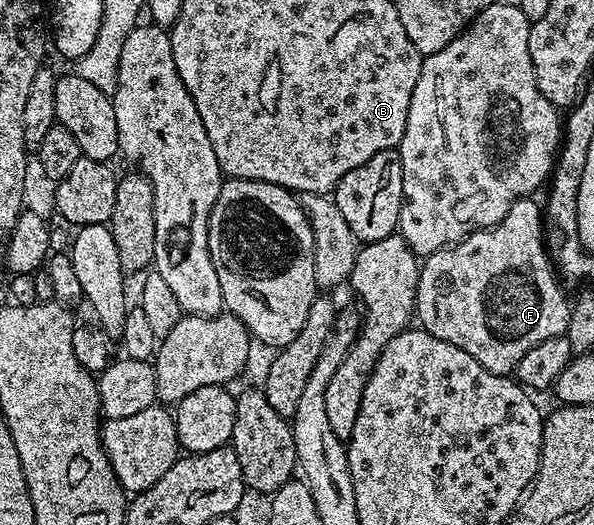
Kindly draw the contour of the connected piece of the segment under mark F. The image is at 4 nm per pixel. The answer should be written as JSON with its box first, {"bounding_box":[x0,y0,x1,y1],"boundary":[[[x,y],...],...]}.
{"bounding_box":[414,198,570,376],"boundary":[[[525,198],[514,202],[501,224],[471,232],[465,240],[459,240],[451,248],[423,257],[420,266],[414,309],[419,327],[434,334],[434,338],[442,338],[442,342],[450,342],[450,346],[458,346],[458,350],[466,350],[474,362],[496,376],[508,376],[526,350],[534,350],[534,346],[546,342],[551,336],[565,335],[570,322],[570,300],[564,297],[556,281],[557,273],[554,268],[552,273],[548,265],[548,256],[544,253],[544,232],[540,229],[542,208],[534,201]]]}

